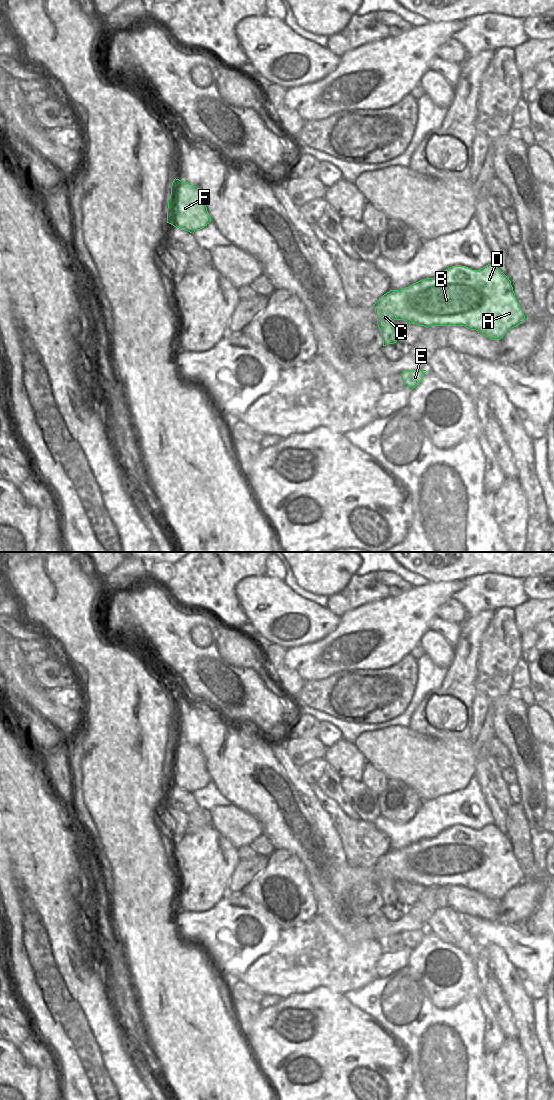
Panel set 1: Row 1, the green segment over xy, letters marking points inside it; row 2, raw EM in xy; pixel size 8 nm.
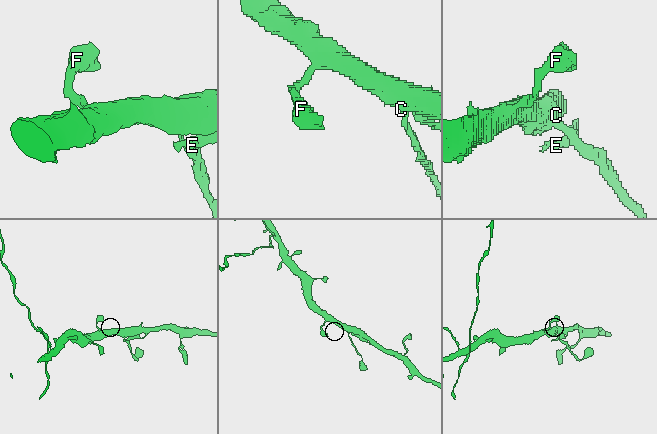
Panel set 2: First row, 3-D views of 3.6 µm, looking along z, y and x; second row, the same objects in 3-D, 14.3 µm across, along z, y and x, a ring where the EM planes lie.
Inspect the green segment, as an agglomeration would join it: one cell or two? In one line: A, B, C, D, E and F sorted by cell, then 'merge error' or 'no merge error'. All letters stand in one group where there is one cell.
A B C D E F | no merge error

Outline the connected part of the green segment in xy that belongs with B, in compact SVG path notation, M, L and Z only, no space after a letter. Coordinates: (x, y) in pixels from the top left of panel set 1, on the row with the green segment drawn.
M493 264L480 270L452 266L434 278L420 280L400 290L390 290L373 305L383 346L397 342L391 325L394 320L424 326L464 326L492 340L500 340L506 332L525 320L509 278Z

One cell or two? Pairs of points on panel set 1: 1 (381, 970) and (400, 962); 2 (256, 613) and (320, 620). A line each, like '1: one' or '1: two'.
1: one
2: one

